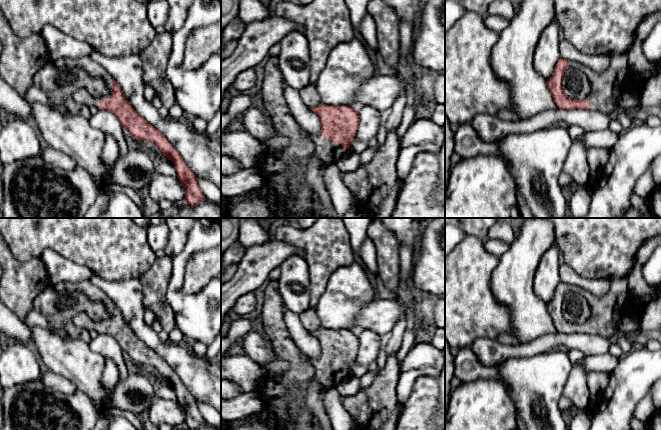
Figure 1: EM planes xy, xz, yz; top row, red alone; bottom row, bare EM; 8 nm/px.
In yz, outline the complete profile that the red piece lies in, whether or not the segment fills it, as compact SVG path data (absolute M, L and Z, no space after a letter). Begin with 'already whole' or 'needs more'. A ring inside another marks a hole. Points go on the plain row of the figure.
needs more; M628 278L610 280L608 292L601 297L592 295L578 286L560 282L552 300L547 305L548 312L556 331L562 334L592 334L604 338L610 337L617 329L617 323L622 316L622 308L627 298ZM566 293L582 295L590 308L591 317L584 324L569 322L562 313L562 304Z

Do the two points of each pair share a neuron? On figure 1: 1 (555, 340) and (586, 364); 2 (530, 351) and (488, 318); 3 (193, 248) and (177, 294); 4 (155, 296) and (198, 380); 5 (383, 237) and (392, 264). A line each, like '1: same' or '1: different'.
1: different
2: different
3: same
4: different
5: same

